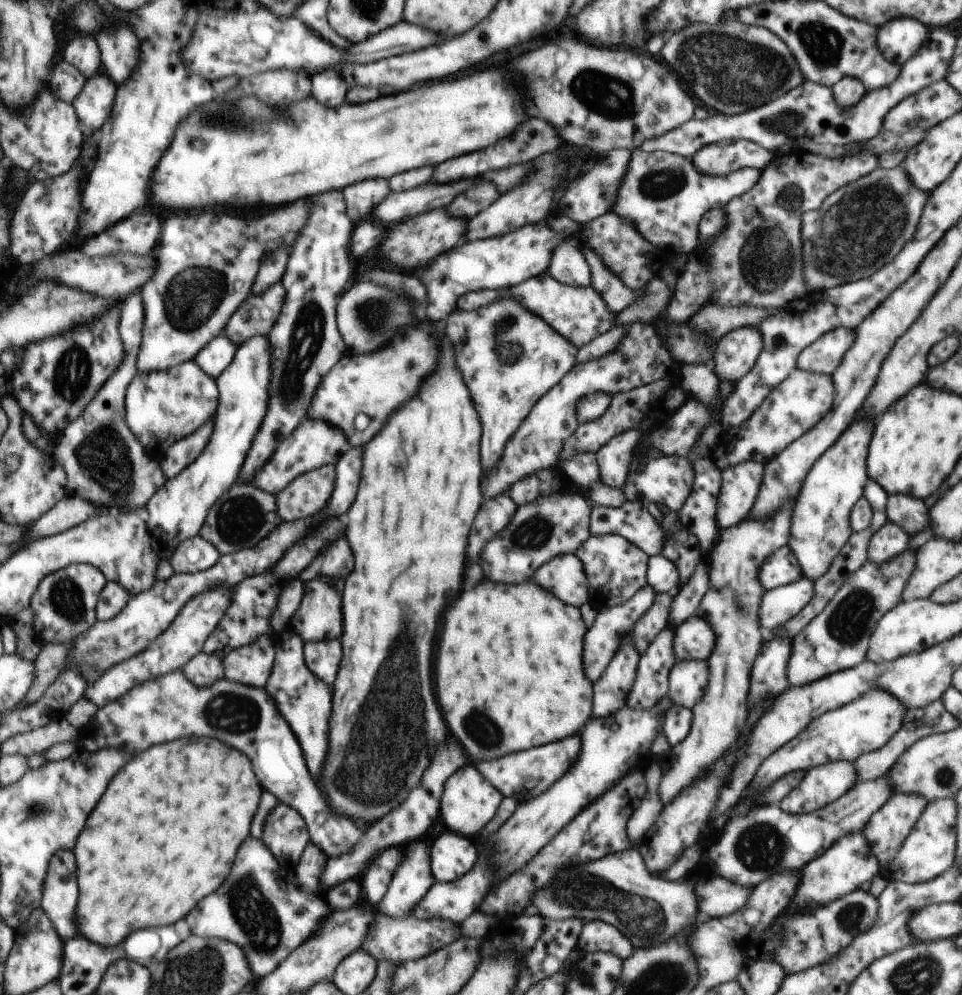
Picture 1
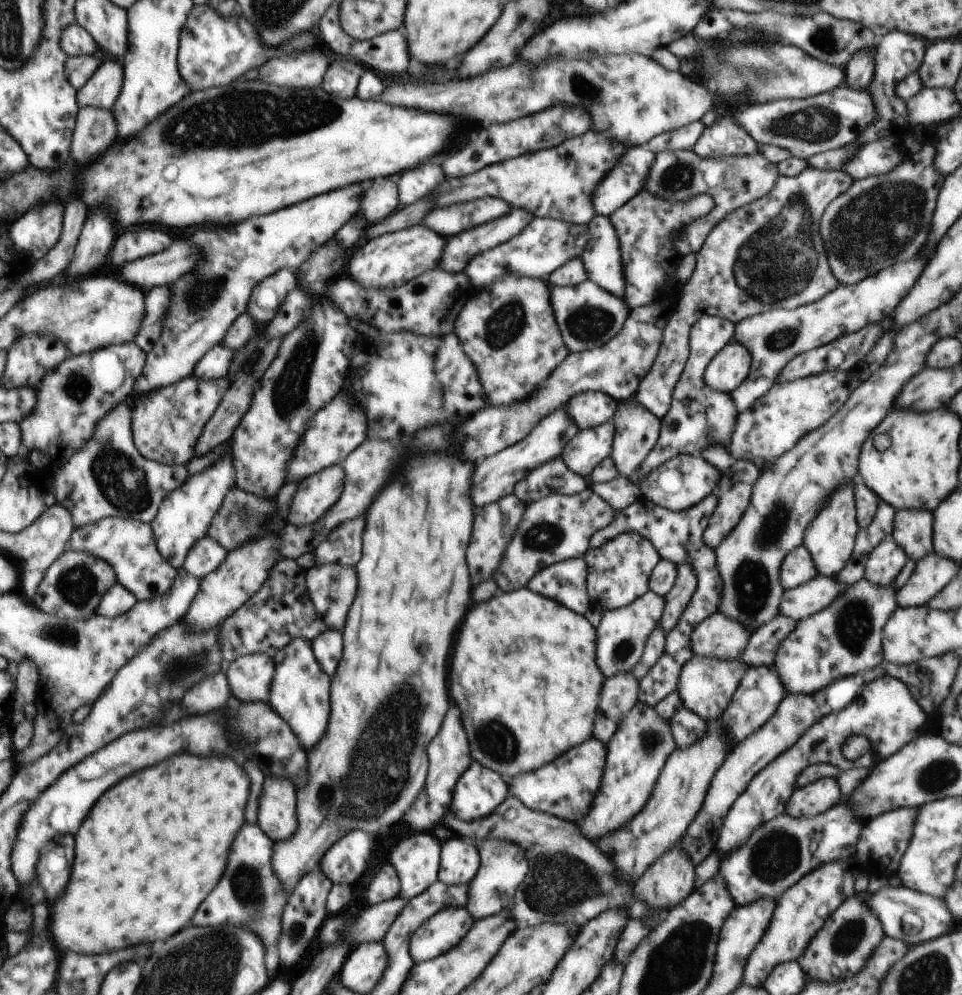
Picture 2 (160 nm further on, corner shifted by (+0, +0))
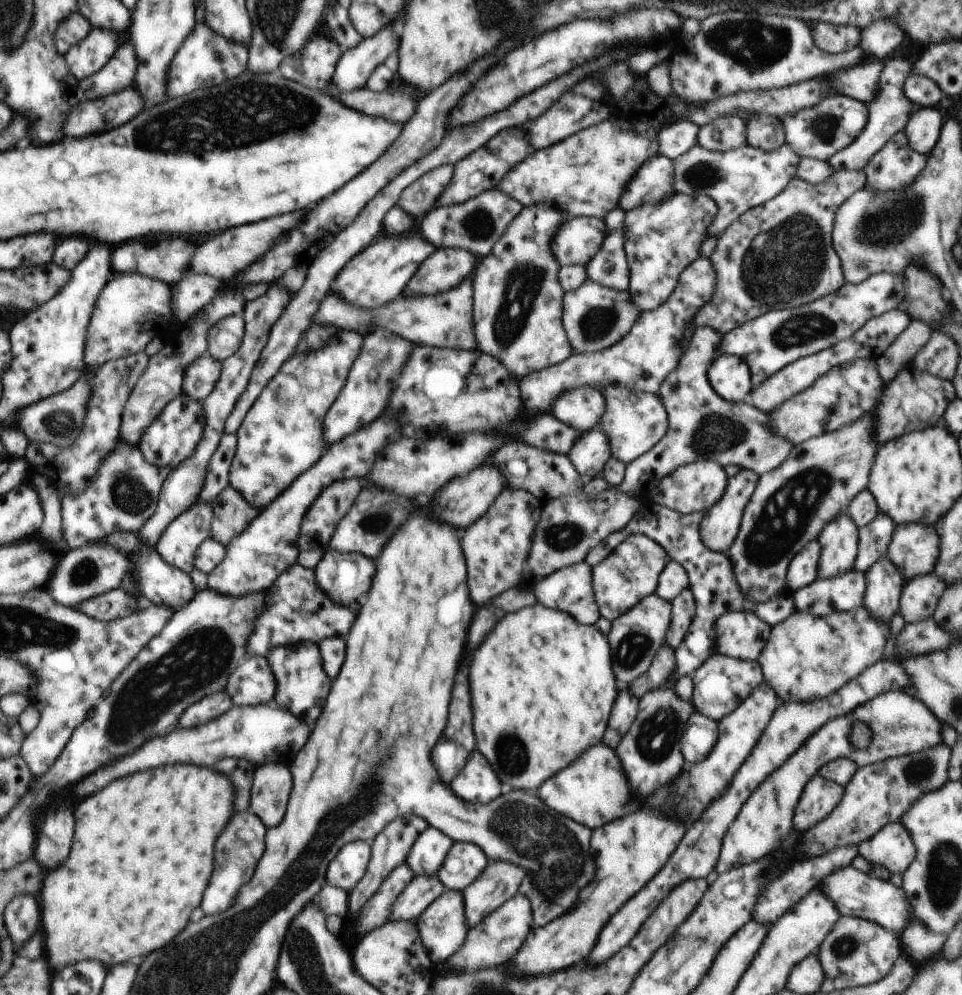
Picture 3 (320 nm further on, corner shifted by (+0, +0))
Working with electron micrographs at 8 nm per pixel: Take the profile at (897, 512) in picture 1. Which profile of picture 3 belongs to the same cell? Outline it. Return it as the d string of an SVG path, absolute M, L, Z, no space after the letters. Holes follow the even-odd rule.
M910 522L895 526L887 558L896 564L906 581L931 574L939 558L939 537L932 526Z

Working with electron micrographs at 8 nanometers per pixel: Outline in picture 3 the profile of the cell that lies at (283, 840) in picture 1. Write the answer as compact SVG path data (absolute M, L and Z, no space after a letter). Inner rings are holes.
M268 762L260 766L254 774L250 810L260 816L266 826L274 826L282 820L286 812L286 802L292 790L292 774L284 764Z

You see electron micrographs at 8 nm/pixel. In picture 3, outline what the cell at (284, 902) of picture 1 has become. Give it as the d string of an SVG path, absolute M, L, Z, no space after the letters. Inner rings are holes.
M251 811L238 812L238 818L230 822L230 830L226 830L226 834L222 834L222 842L218 842L218 878L214 878L214 886L206 890L206 902L202 902L202 910L206 914L224 912L234 904L240 886L250 880L252 870L264 854L264 836L266 826Z

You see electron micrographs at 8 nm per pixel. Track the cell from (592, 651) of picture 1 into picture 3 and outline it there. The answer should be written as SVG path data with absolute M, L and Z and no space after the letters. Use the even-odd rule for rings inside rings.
M653 593L611 622L607 640L616 682L626 682L630 685L640 674L646 673L648 666L652 664L654 654L666 643L670 610L670 601L662 600L660 596Z

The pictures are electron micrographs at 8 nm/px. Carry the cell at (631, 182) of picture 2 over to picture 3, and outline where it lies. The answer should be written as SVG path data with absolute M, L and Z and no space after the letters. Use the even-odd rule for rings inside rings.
M657 155L646 160L626 192L618 200L618 209L624 212L642 204L656 204L672 196L672 159Z

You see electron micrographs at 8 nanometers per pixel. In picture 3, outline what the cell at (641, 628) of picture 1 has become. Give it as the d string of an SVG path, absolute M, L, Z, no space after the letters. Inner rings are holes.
M667 643L658 648L645 674L640 674L630 685L629 690L640 699L647 693L662 687L668 676L675 672L675 652Z

